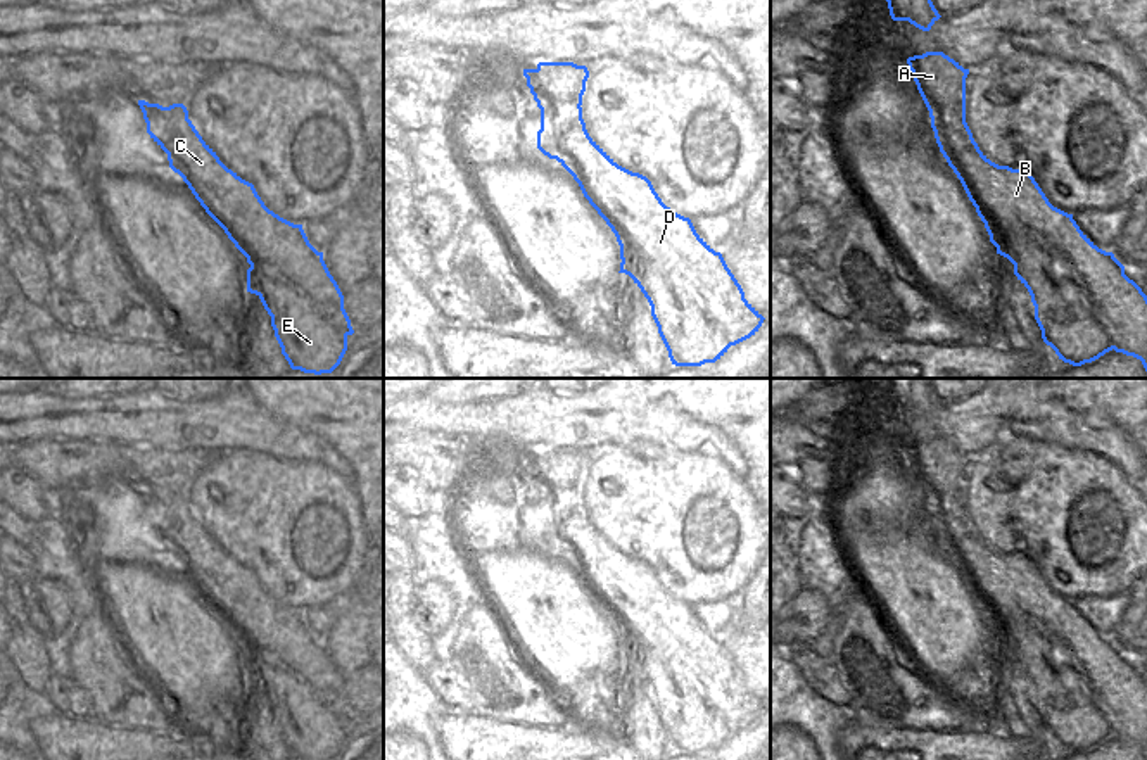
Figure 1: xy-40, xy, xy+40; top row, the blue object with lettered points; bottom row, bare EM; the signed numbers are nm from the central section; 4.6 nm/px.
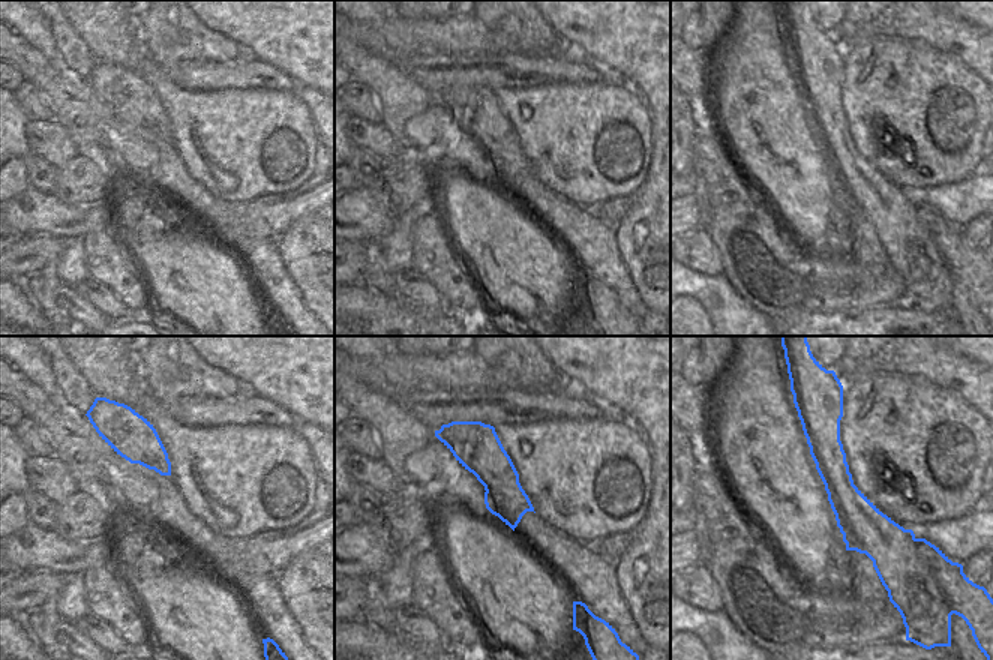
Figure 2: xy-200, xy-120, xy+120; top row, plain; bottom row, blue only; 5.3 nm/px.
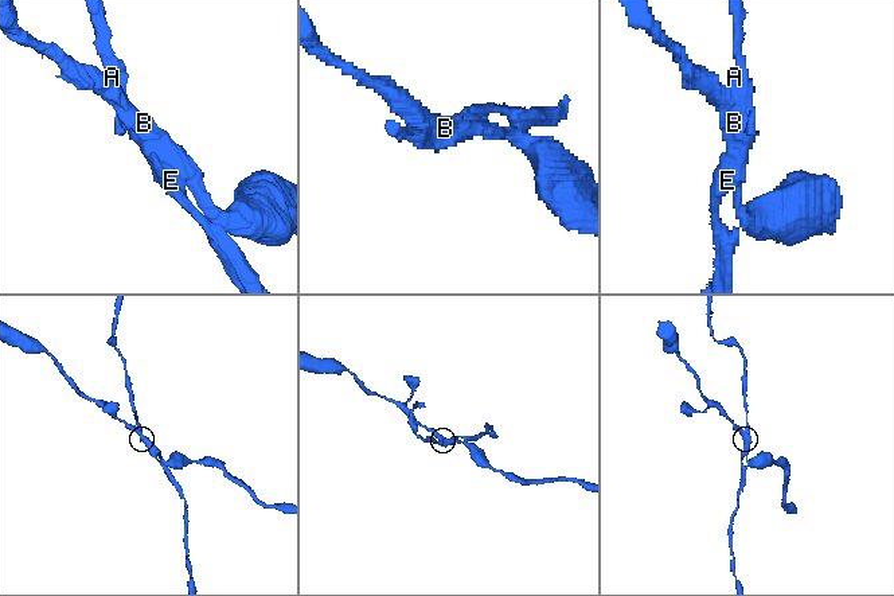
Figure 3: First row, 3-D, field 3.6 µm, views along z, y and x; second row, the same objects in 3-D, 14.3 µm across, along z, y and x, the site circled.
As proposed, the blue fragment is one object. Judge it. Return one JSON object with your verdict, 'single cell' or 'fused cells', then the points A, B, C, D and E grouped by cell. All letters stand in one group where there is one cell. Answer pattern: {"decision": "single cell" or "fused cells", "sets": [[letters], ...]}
{"decision": "fused cells", "sets": [["A", "E"], ["B", "C", "D"]]}

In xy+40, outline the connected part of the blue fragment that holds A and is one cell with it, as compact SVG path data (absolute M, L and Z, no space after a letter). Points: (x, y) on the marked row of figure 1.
M943 52L914 55L907 64L929 111L935 138L948 136L959 147L947 162L985 223L997 254L1014 264L1014 275L1028 288L1043 342L1073 366L1092 363L1112 351L1114 344L1093 316L1090 295L1069 263L1061 256L1050 256L1030 235L1012 235L981 199L971 168L974 138L966 123L969 69Z

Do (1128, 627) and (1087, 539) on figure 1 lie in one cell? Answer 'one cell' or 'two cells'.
two cells

